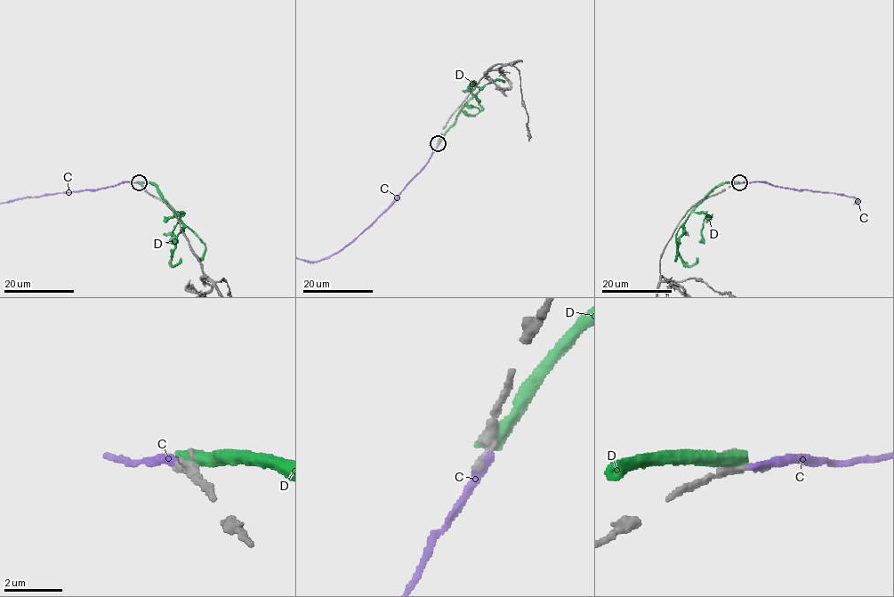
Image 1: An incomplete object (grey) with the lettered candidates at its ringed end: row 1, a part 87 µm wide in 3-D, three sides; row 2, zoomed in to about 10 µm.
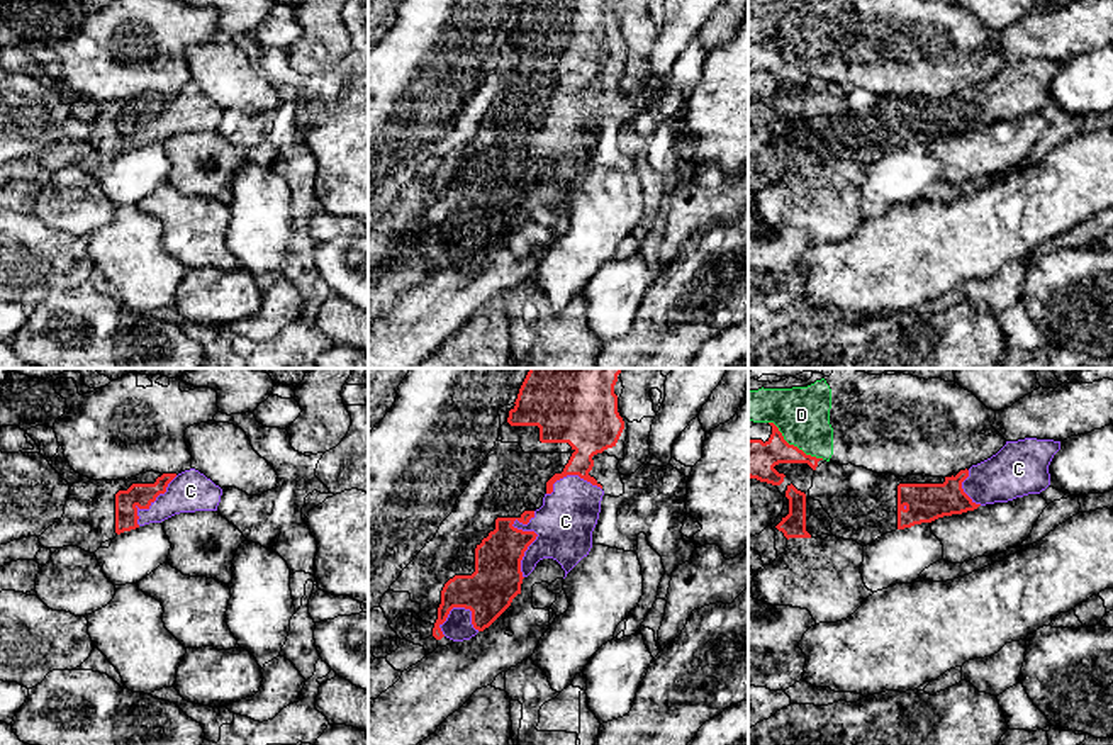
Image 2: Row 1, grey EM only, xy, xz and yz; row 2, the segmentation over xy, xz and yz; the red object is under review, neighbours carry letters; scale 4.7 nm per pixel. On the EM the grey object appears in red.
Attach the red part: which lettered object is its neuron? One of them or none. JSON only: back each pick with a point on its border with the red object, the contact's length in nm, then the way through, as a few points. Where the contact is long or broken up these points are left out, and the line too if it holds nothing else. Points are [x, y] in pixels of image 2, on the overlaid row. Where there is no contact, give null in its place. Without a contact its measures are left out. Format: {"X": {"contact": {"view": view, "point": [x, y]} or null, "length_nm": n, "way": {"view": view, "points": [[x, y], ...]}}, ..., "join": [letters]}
{"C": {"contact": {"view": "xz", "point": [533, 532]}, "length_nm": 320}, "join": ["C"]}

